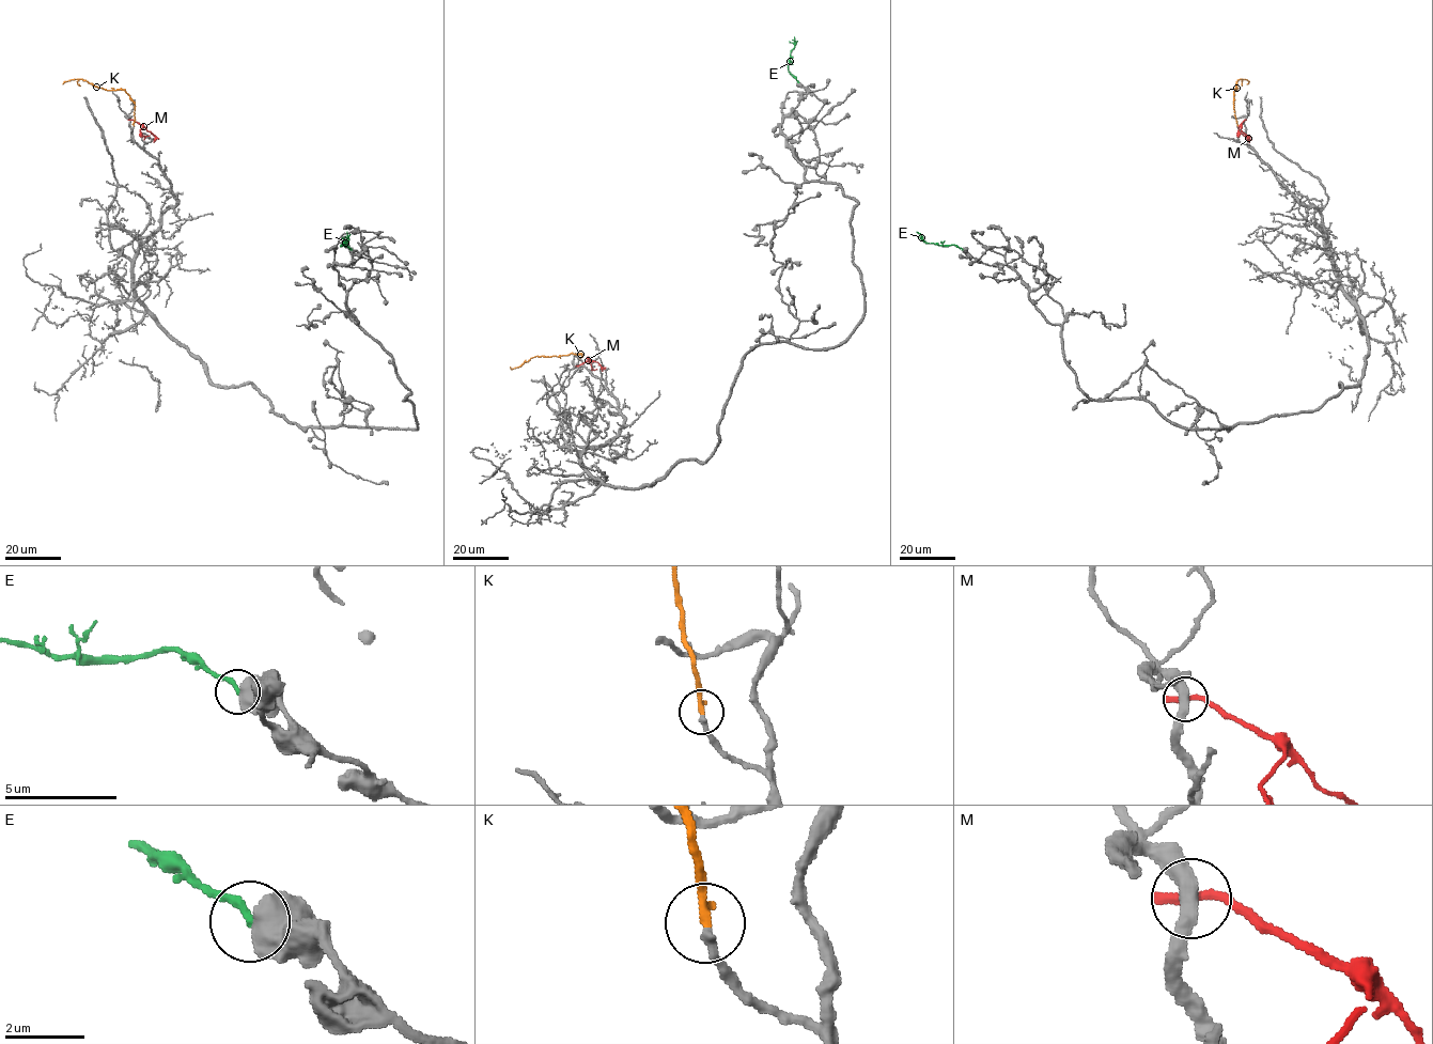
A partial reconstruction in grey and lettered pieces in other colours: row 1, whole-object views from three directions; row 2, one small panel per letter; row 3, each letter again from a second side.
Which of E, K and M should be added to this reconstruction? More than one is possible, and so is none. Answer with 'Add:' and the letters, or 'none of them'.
Add: K

